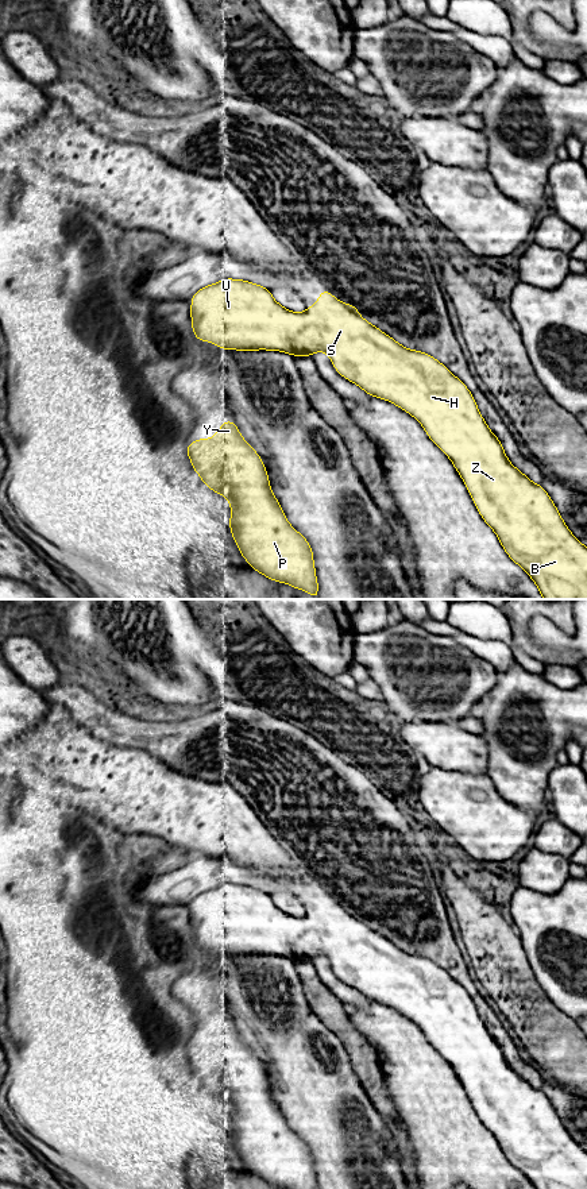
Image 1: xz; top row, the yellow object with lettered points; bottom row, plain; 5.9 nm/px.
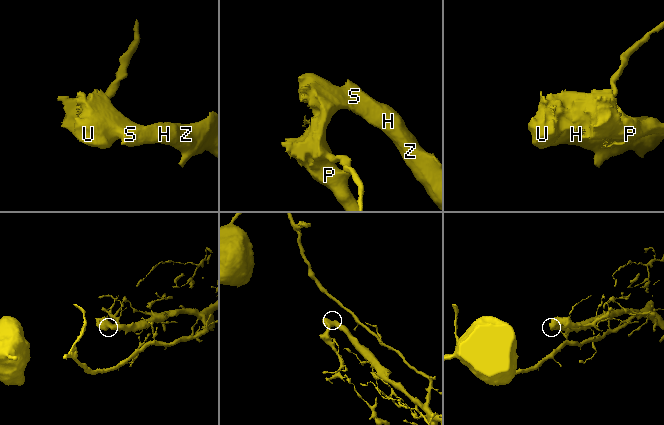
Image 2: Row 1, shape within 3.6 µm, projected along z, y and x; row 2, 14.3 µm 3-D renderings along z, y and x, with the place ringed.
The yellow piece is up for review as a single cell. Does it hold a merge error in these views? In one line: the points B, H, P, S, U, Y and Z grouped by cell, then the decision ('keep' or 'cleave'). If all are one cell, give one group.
B H P S U Y Z; keep

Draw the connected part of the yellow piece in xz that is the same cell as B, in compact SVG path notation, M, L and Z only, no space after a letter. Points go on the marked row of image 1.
M225 278L192 297L196 339L221 350L282 351L312 356L324 351L335 370L368 395L386 399L410 416L449 458L483 521L495 532L509 557L536 583L544 599L587 599L587 547L568 529L549 494L507 459L467 386L443 363L422 351L408 350L366 321L358 306L340 302L328 290L302 313L279 305L271 292L250 281Z

